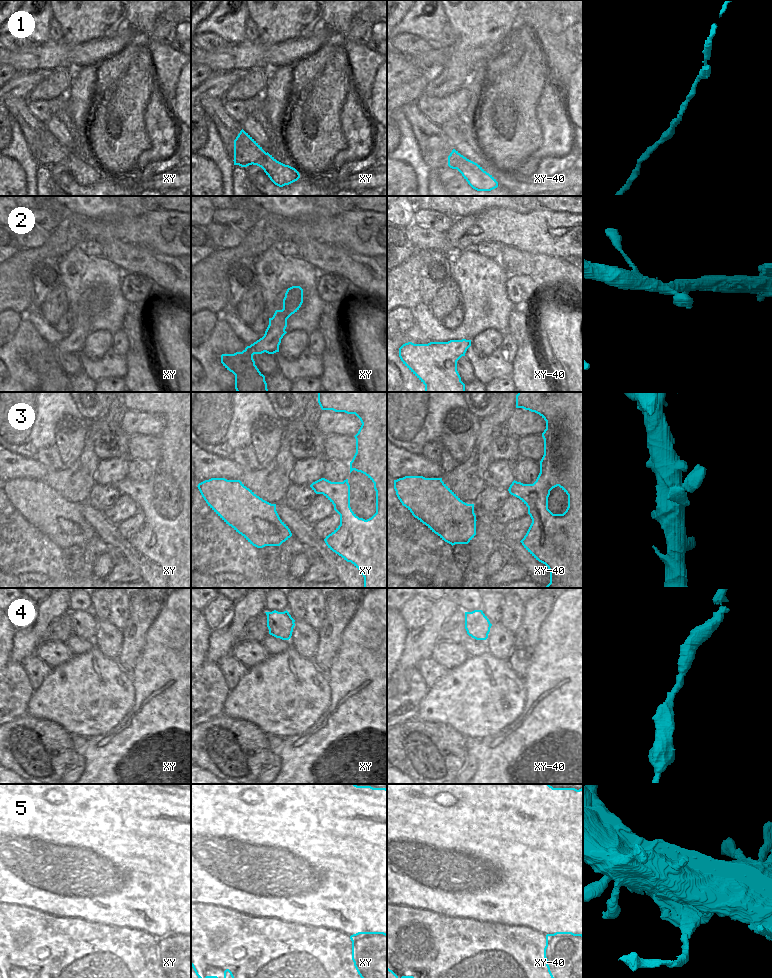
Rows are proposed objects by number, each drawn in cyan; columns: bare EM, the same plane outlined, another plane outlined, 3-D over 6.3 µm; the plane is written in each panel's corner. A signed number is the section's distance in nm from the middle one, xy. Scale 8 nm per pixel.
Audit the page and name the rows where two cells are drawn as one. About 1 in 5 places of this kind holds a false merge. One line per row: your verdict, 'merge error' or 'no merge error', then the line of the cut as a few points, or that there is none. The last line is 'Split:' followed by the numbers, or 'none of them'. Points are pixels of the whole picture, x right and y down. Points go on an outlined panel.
1: no merge error | no cut
2: no merge error | no cut
3: no merge error | no cut
4: no merge error | no cut
5: merge error | xy (191, 902), (249, 915), (258, 904), (267, 917), (352, 936)
Split: 5

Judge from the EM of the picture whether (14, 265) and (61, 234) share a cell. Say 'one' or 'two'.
one

